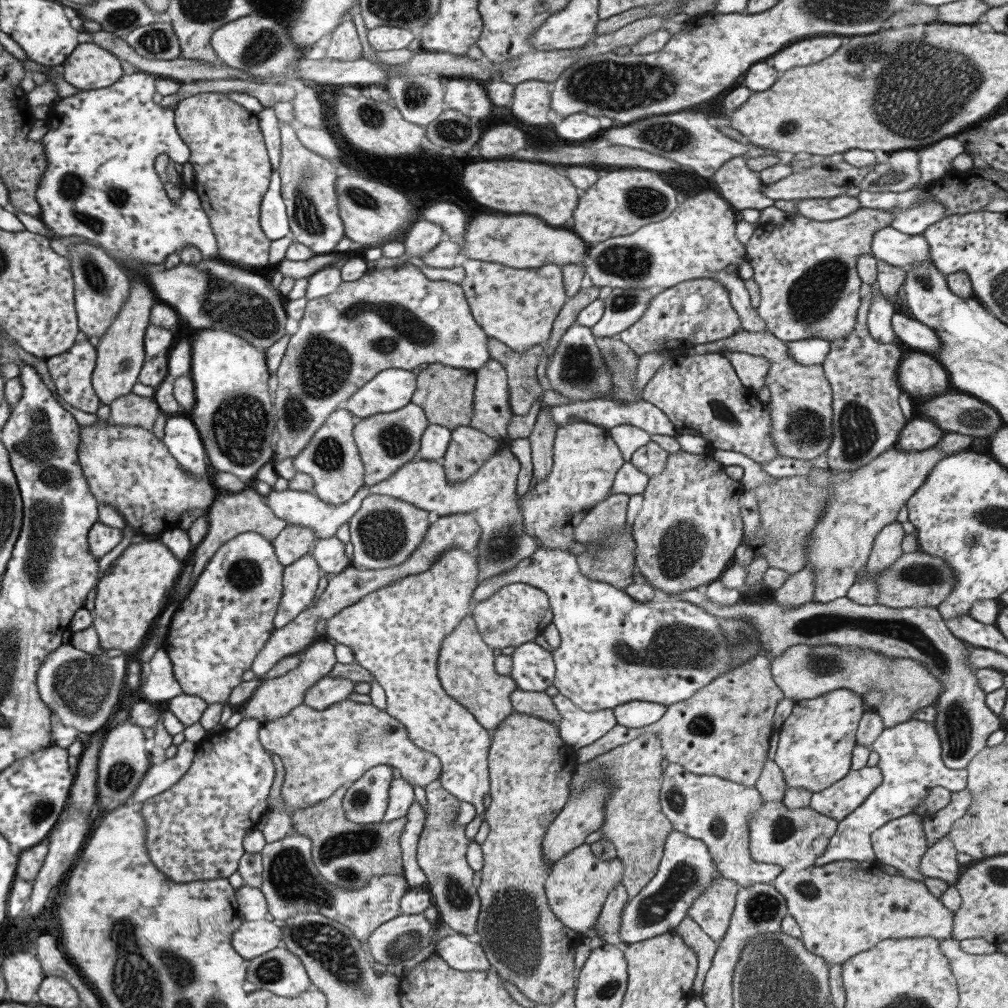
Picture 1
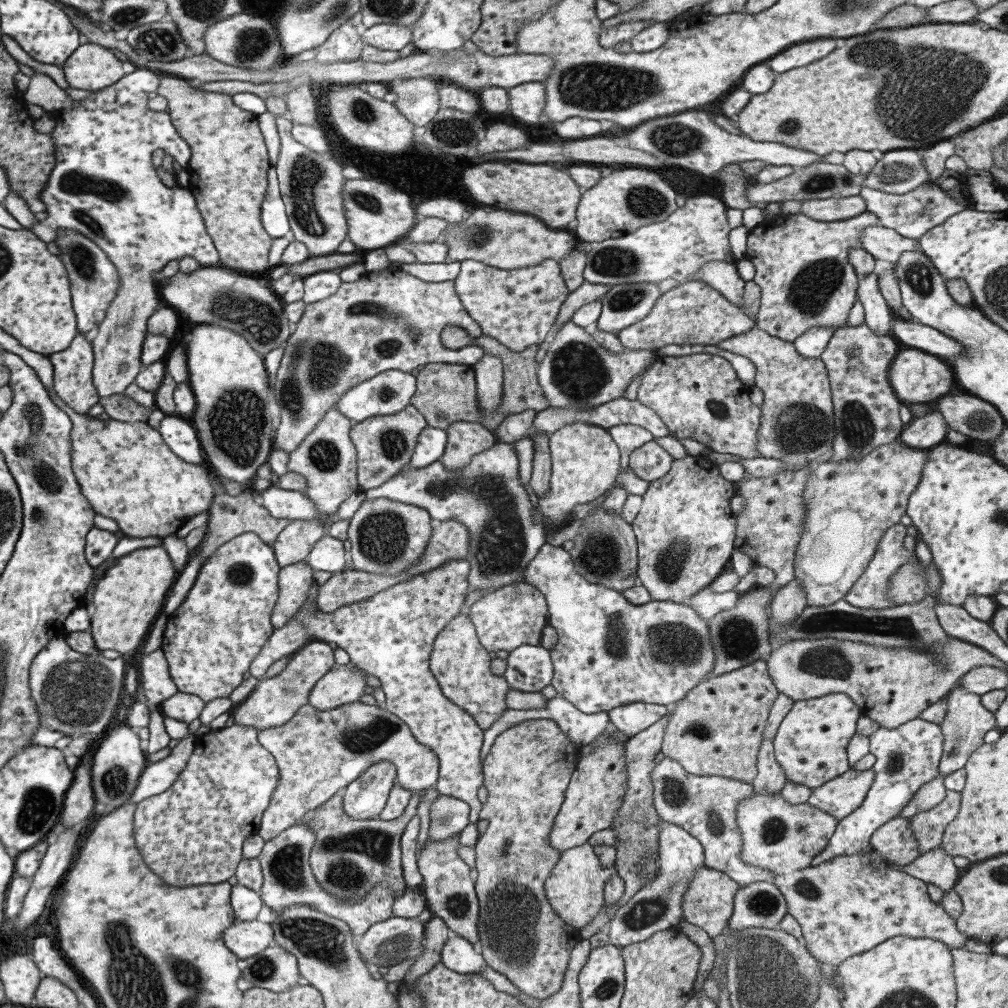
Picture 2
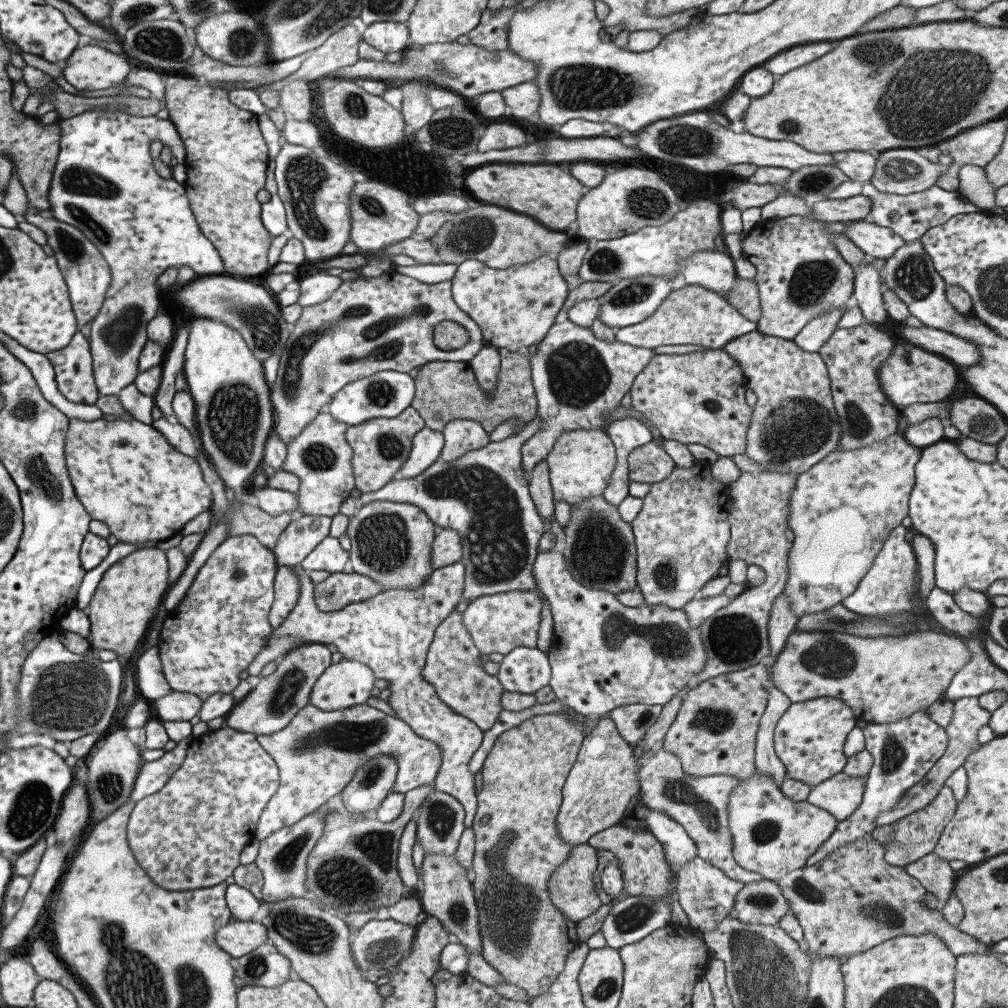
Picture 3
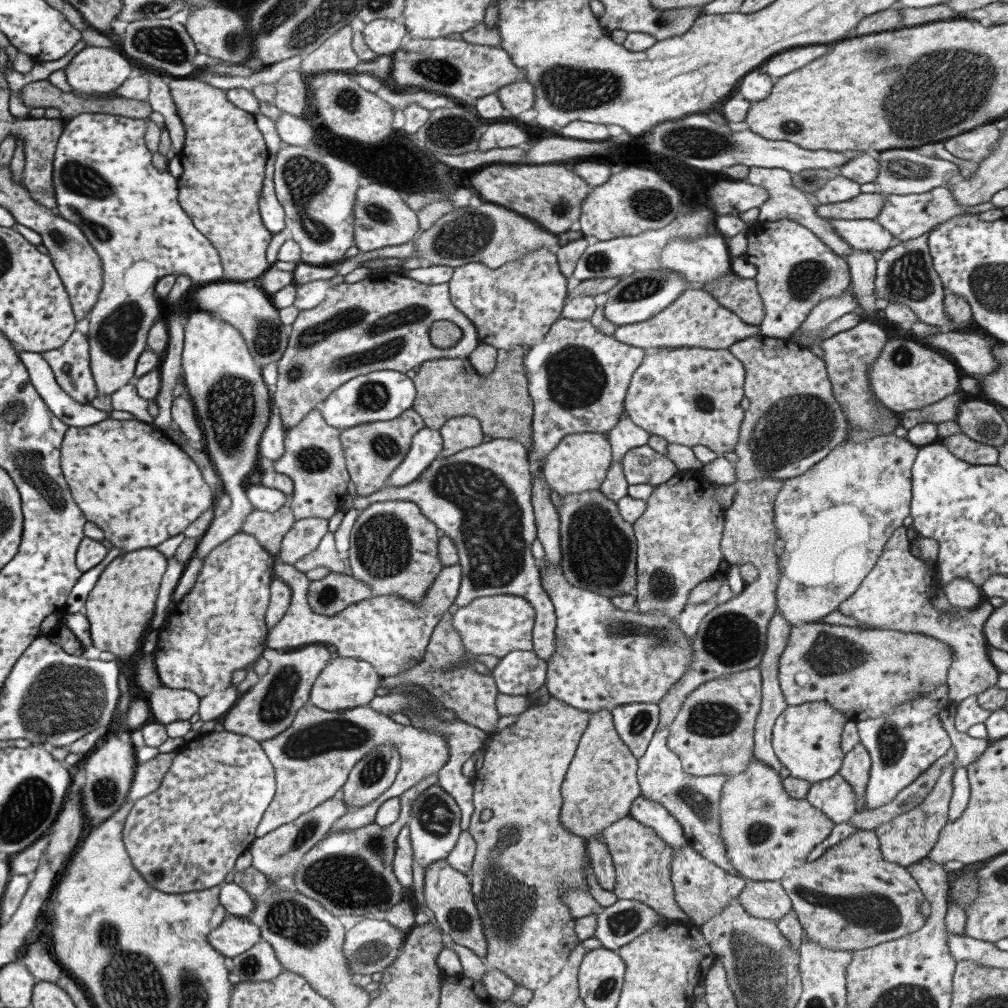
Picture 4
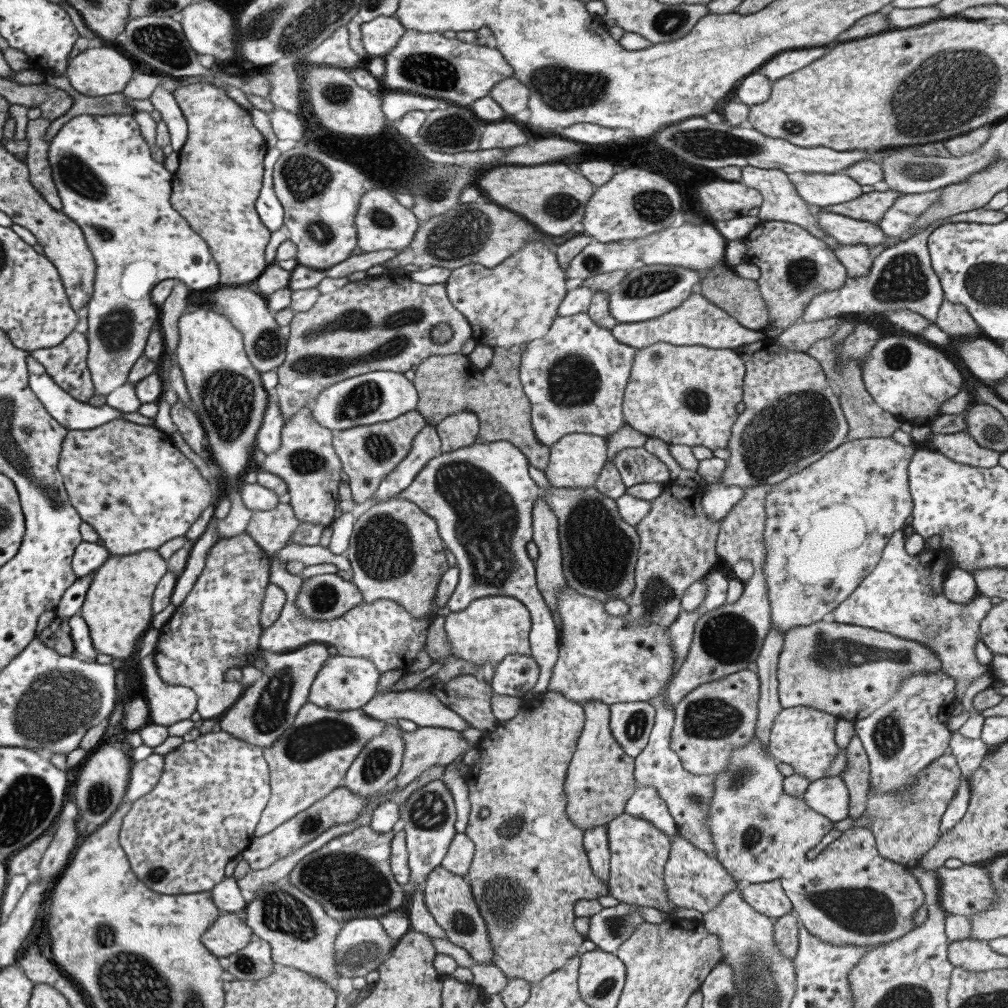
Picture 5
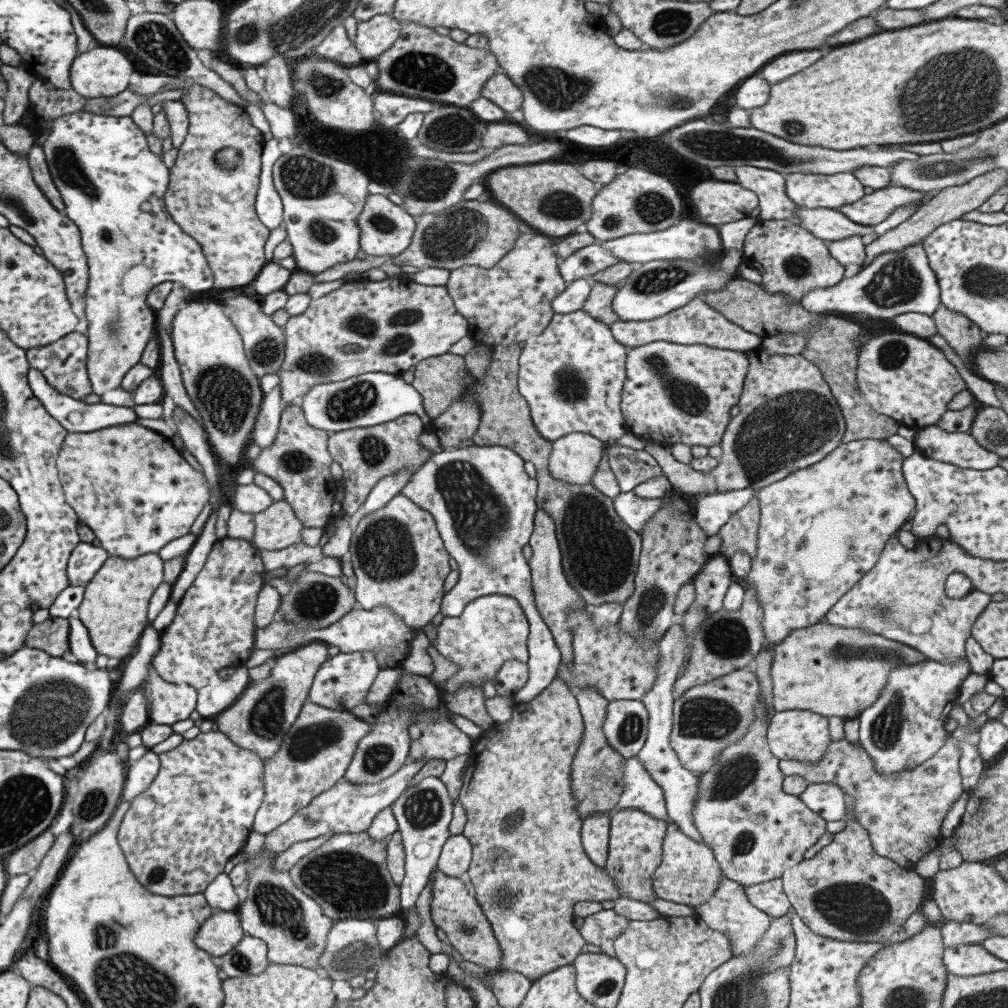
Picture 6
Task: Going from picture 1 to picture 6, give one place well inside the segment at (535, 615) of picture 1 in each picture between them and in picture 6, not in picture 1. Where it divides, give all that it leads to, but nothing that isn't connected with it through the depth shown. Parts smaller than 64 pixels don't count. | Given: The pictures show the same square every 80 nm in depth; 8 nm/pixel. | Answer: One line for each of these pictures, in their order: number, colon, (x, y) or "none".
2: (505, 618)
3: (500, 622)
4: (496, 625)
5: (487, 629)
6: (491, 629)

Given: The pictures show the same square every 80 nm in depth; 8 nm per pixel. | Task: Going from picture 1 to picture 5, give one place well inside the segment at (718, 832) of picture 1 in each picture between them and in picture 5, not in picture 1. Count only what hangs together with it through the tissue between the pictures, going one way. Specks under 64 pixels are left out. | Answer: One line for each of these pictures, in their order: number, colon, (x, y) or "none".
2: (704, 806)
3: (699, 804)
4: (692, 801)
5: (687, 797)

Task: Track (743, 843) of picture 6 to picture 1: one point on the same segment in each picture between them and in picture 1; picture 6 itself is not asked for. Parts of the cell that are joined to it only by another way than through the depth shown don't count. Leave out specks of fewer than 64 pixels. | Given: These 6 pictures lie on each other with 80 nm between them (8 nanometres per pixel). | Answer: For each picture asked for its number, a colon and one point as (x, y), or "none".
1: (793, 839)
2: (779, 837)
3: (772, 835)
4: (766, 834)
5: (759, 833)

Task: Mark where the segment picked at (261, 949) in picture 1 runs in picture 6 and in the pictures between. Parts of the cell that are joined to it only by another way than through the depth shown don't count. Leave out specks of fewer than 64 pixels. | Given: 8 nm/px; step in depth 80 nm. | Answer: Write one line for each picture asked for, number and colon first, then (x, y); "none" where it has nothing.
2: (244, 939)
3: (237, 938)
4: (234, 935)
5: (227, 934)
6: (221, 931)

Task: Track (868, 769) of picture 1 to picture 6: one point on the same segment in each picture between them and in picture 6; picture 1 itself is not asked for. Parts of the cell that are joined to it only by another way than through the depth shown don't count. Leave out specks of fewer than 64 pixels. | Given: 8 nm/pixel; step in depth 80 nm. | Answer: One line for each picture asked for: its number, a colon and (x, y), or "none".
2: (838, 797)
3: (840, 795)
4: (834, 797)
5: (828, 796)
6: (825, 799)

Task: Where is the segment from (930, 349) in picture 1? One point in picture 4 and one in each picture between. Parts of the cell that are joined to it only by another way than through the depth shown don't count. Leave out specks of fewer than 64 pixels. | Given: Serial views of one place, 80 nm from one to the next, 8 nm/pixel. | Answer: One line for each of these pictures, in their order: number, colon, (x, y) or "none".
2: (914, 335)
3: (958, 351)
4: (971, 352)

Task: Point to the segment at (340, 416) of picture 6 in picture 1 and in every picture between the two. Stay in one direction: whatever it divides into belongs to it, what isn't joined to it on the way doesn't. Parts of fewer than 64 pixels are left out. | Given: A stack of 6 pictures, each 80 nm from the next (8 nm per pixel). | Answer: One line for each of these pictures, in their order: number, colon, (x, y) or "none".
1: (389, 390)
2: (384, 394)
3: (385, 394)
4: (381, 395)
5: (379, 396)

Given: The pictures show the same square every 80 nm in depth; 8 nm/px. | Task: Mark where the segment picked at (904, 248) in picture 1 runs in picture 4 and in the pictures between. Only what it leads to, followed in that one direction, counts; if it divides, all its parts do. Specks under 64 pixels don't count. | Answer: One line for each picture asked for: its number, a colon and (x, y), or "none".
2: (880, 243)
3: (875, 241)
4: (862, 235)

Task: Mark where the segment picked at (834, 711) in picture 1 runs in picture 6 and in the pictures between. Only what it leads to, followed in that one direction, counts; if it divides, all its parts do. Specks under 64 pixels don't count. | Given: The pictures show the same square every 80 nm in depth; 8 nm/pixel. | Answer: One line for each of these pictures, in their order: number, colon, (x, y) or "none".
2: (810, 744)
3: (808, 739)
4: (805, 738)
5: (802, 737)
6: (802, 736)

